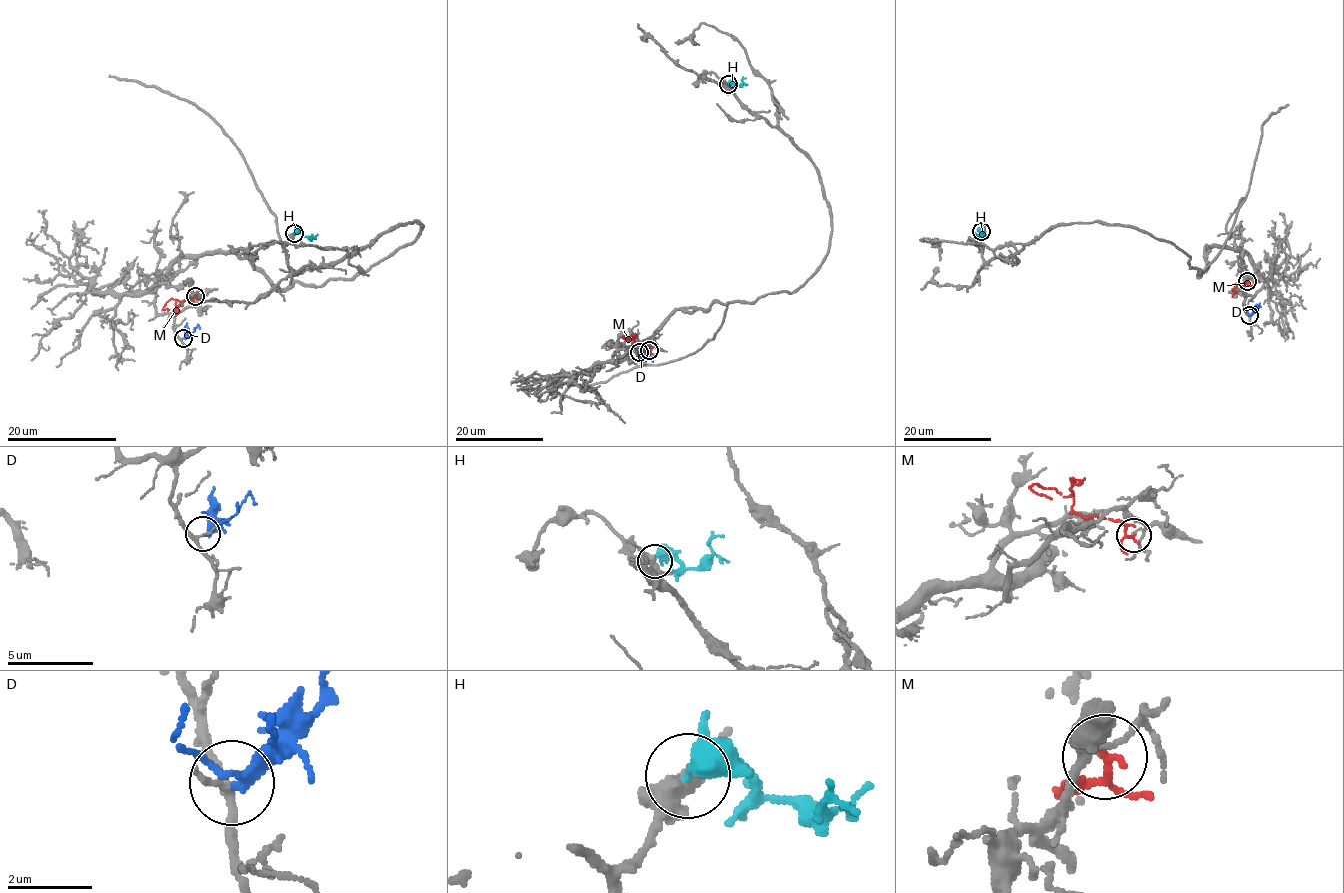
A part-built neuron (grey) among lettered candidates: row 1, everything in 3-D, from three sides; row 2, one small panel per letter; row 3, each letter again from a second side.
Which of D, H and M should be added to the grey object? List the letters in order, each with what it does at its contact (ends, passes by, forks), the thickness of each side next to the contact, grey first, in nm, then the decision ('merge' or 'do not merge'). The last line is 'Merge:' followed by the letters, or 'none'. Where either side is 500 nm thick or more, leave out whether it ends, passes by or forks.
D: it passes by; 220 nm thick on the grey side, 240 nm on the other; merge
H: it passes by; 360 nm thick on the grey side, 280 nm on the other; do not merge
M: it passes by; 80 nm thick on the grey side, 140 nm on the other; do not merge
Merge: D

